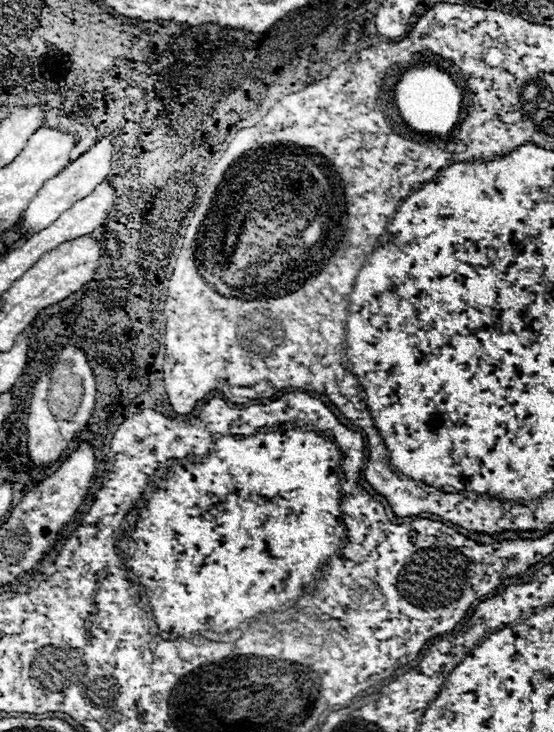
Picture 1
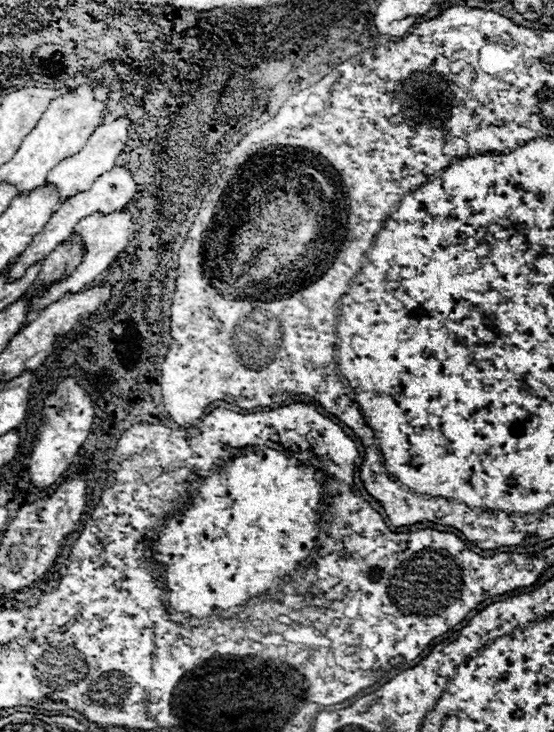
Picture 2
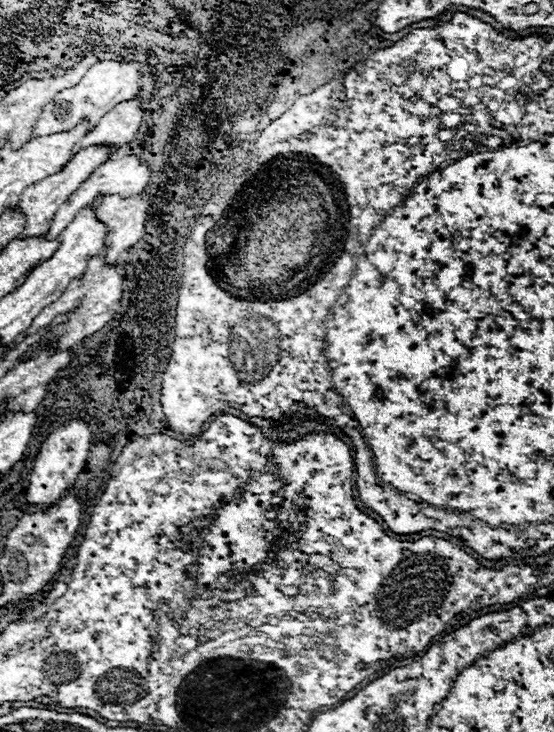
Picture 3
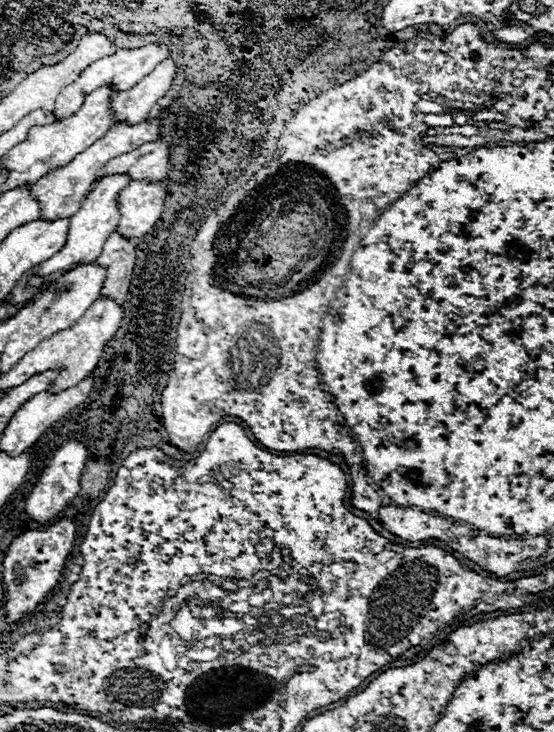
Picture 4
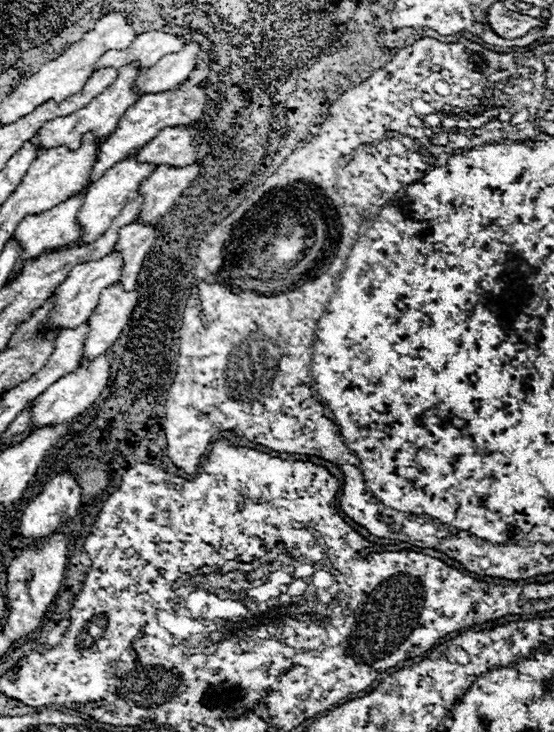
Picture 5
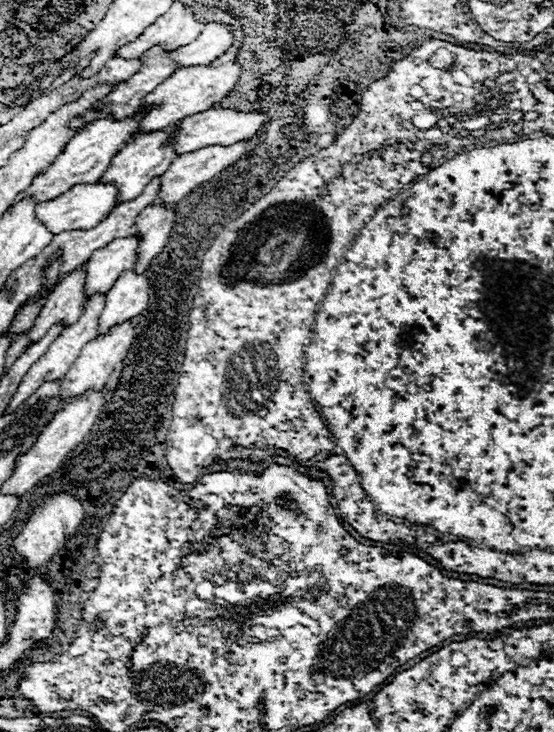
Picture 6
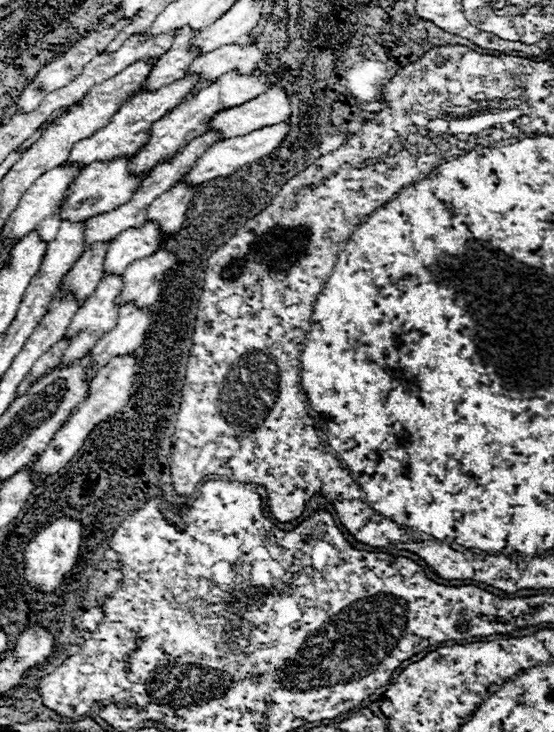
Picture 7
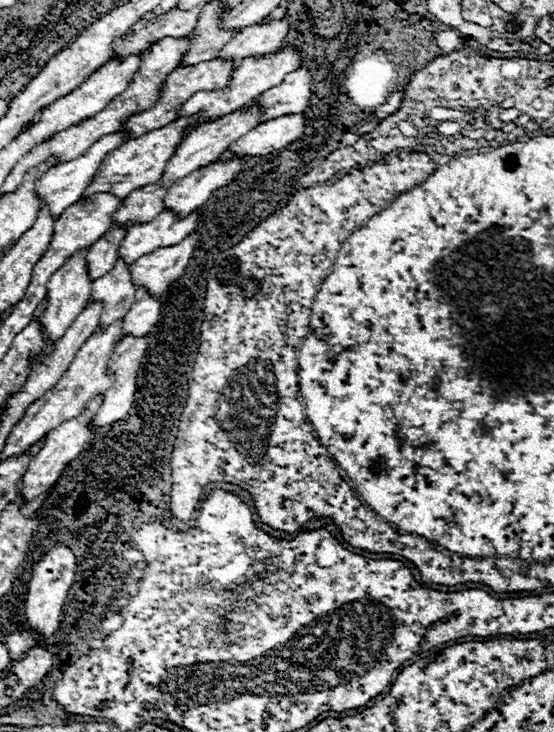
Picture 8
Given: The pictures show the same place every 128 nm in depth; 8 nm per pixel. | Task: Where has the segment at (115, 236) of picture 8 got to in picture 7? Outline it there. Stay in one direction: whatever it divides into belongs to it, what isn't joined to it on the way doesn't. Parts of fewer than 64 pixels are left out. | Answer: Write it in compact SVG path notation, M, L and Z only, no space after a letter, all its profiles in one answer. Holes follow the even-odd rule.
M110 242L88 246L86 252L80 256L78 264L74 264L74 268L62 280L64 290L72 290L80 304L84 304L84 300L90 296L90 292L94 292L94 288L104 276L104 260L108 246Z

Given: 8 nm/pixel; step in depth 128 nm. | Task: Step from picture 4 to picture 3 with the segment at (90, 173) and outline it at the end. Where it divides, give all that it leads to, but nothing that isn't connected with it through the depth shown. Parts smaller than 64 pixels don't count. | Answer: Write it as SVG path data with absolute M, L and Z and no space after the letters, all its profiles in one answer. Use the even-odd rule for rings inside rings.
M88 146L84 148L82 152L78 152L74 156L74 160L70 164L66 164L64 170L56 172L54 176L48 176L46 180L40 180L40 182L34 182L30 188L24 188L22 196L20 196L20 202L18 202L18 208L26 214L26 228L20 236L42 236L48 232L50 224L52 224L52 216L56 214L58 206L64 204L70 194L74 190L80 188L80 184L106 160L110 160L112 154L116 154L118 148L106 148L106 146Z

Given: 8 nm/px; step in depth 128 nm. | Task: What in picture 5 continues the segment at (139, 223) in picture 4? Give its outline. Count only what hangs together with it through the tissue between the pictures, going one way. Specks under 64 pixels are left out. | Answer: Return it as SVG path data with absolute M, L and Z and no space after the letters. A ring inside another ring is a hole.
M190 164L184 168L158 166L142 184L144 206L138 220L154 224L158 222L182 196L182 192L202 174L200 164Z

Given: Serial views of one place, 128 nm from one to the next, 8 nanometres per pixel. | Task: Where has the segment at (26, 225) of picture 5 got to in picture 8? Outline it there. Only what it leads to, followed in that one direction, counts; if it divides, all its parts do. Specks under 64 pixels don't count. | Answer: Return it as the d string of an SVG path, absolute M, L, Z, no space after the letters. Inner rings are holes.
M194 114L190 118L178 118L172 124L166 124L164 128L158 128L136 140L128 140L124 144L124 148L110 152L110 156L106 156L106 162L102 162L102 168L100 168L98 176L94 178L94 184L90 184L90 188L86 188L84 196L92 196L96 192L110 192L118 198L126 198L132 190L138 190L146 184L156 184L164 174L166 162L174 156L176 148L186 138L186 134L188 134L186 126L192 122L198 122L198 118L200 118L198 114Z

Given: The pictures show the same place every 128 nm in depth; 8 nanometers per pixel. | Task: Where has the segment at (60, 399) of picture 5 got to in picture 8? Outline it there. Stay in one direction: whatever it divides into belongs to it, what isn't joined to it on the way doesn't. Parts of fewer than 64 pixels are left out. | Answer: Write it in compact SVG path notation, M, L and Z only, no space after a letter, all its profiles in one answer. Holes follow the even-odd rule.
M142 286L136 290L136 298L132 308L128 310L128 314L124 316L124 336L126 334L148 334L152 330L152 326L158 322L160 316L160 302L158 298L150 296L148 290Z

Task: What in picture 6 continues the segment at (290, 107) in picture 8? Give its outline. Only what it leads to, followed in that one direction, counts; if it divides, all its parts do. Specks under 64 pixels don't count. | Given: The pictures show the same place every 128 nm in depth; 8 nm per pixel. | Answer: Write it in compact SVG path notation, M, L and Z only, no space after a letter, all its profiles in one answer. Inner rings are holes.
M210 108L208 112L200 112L194 116L188 116L180 122L180 134L176 138L176 152L178 154L186 154L186 152L194 152L198 148L204 146L230 146L236 140L246 140L250 136L254 136L258 130L264 128L264 124L268 122L268 114L264 112L236 112L236 110L226 110L226 108Z

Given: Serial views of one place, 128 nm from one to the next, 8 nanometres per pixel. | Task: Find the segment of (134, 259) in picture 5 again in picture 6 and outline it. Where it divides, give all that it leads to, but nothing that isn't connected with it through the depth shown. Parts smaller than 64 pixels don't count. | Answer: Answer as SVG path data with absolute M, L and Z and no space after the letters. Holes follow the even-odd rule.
M150 204L140 212L138 216L138 236L140 236L140 248L138 248L138 264L136 272L142 274L148 270L150 262L164 250L168 244L170 232L174 228L174 206L168 204Z

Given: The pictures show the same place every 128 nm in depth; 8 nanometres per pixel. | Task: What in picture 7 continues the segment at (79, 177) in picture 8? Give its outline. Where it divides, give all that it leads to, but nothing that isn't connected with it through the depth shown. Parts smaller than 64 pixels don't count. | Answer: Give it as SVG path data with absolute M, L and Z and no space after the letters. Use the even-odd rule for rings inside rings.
M62 164L58 168L52 168L50 172L44 172L32 186L30 190L26 190L26 196L22 196L18 208L8 216L4 228L2 228L2 236L8 236L8 238L22 238L26 236L30 230L38 230L42 240L50 242L54 240L56 232L58 232L58 226L60 226L60 208L66 200L66 194L68 194L68 188L70 184L78 178L78 174L82 172L82 166L80 164L72 164L68 166Z

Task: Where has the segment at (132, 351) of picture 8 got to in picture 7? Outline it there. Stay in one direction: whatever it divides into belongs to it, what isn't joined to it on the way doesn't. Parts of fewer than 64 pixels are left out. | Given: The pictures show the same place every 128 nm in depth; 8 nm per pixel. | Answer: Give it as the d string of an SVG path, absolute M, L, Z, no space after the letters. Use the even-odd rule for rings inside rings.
M124 354L124 356L116 356L116 358L110 360L104 368L98 370L98 374L92 378L92 390L90 390L88 400L86 400L82 406L78 406L78 410L74 412L70 424L64 424L64 426L58 430L58 436L48 444L48 448L44 450L44 454L40 456L40 460L38 460L38 464L36 464L36 470L38 470L38 472L42 472L44 476L50 476L50 474L58 472L58 470L76 454L76 450L84 444L84 440L88 438L88 434L90 434L102 420L106 420L108 416L114 416L114 414L124 412L126 402L130 400L134 364L136 364L134 354Z

